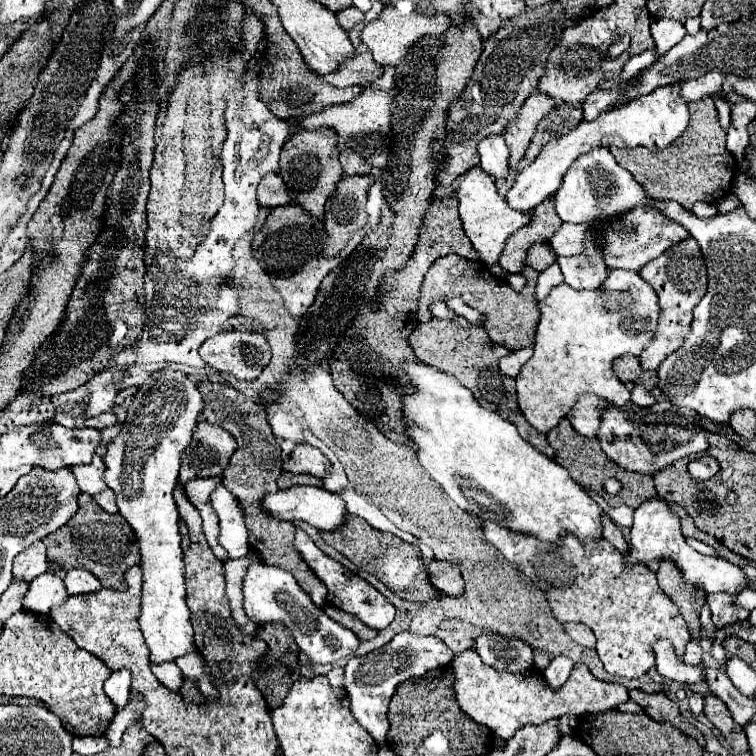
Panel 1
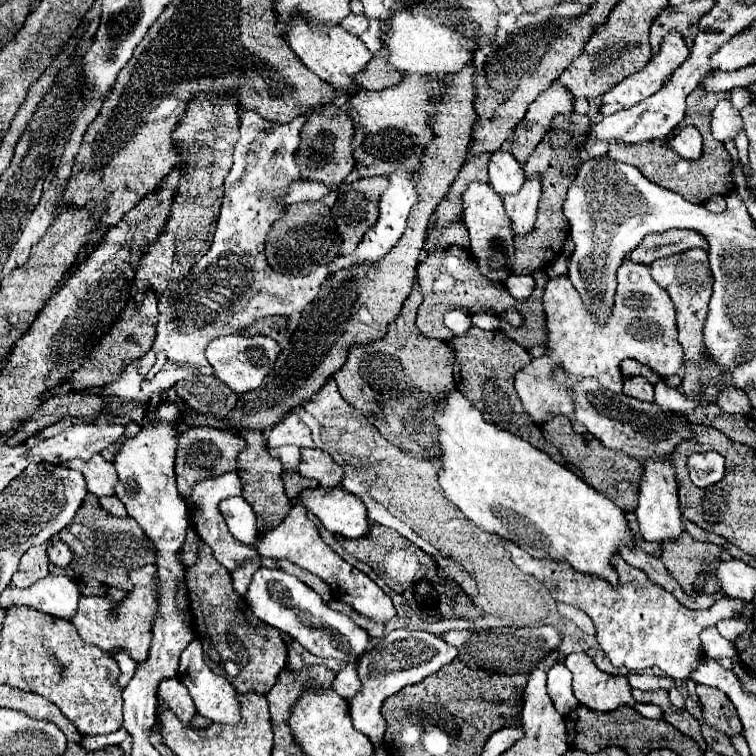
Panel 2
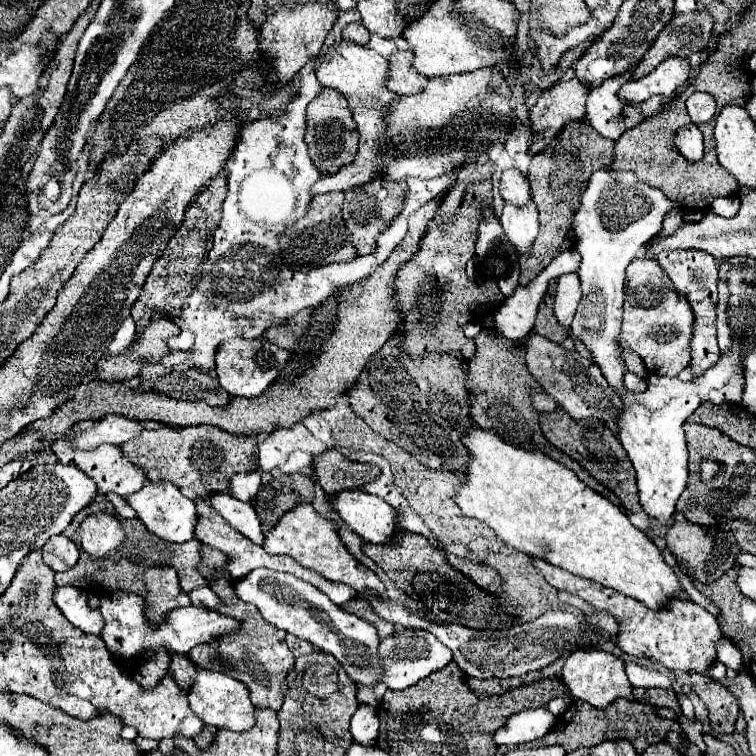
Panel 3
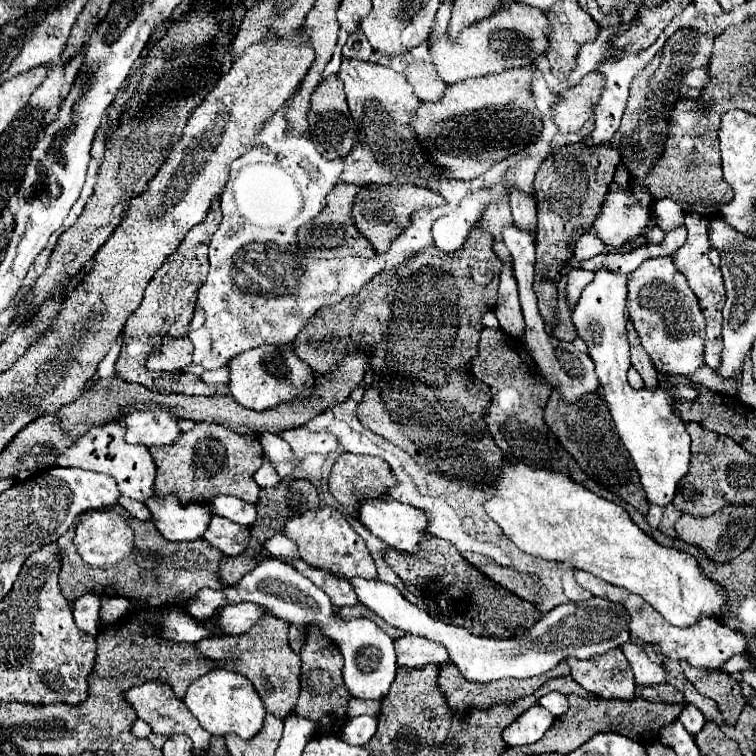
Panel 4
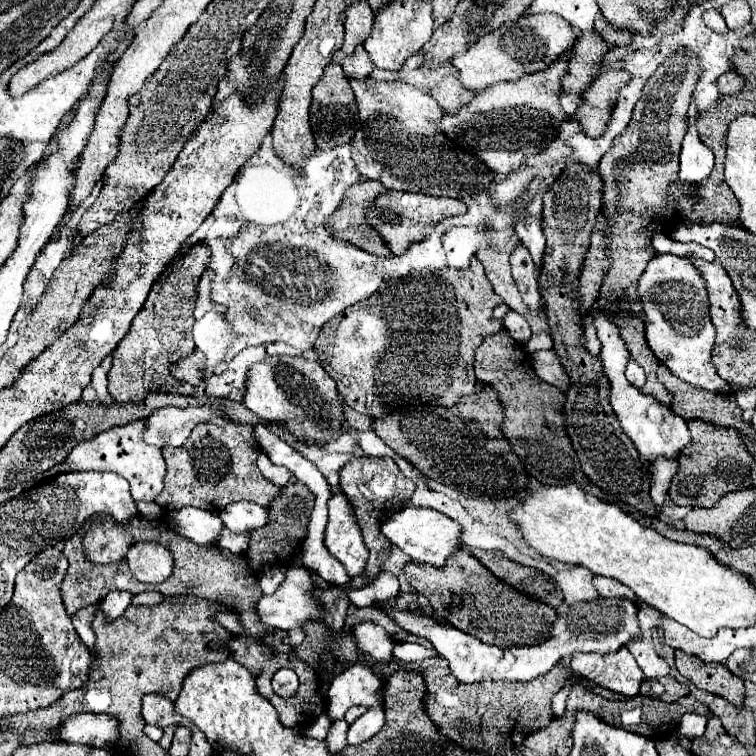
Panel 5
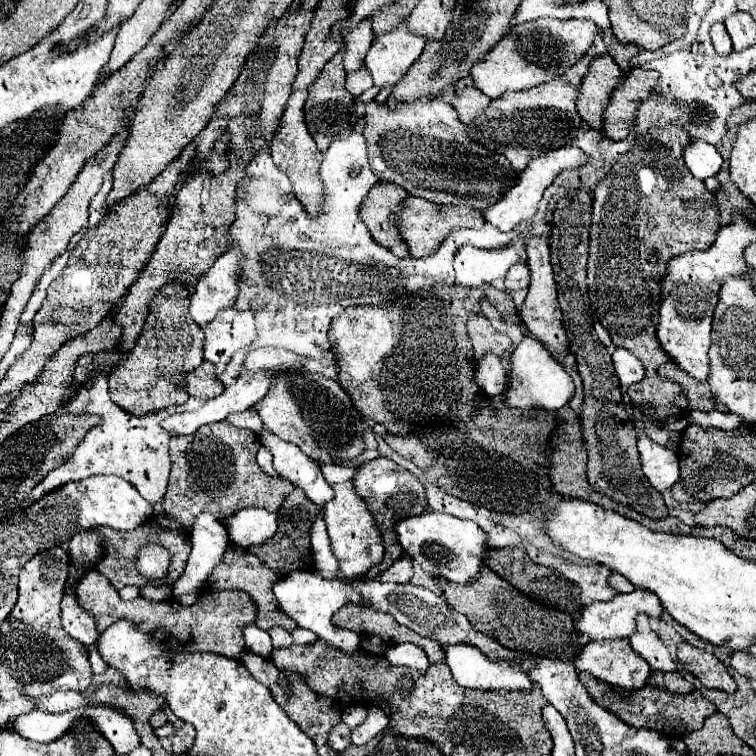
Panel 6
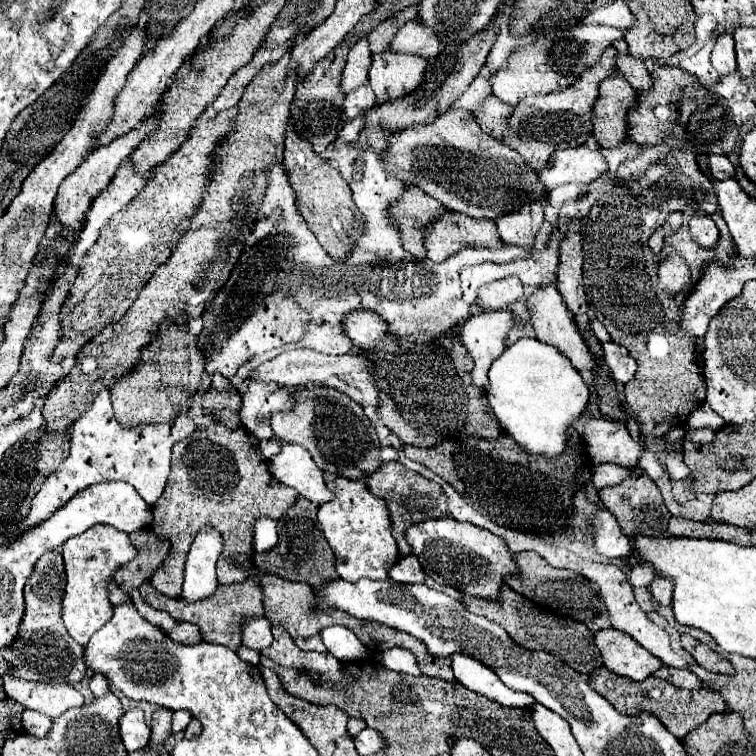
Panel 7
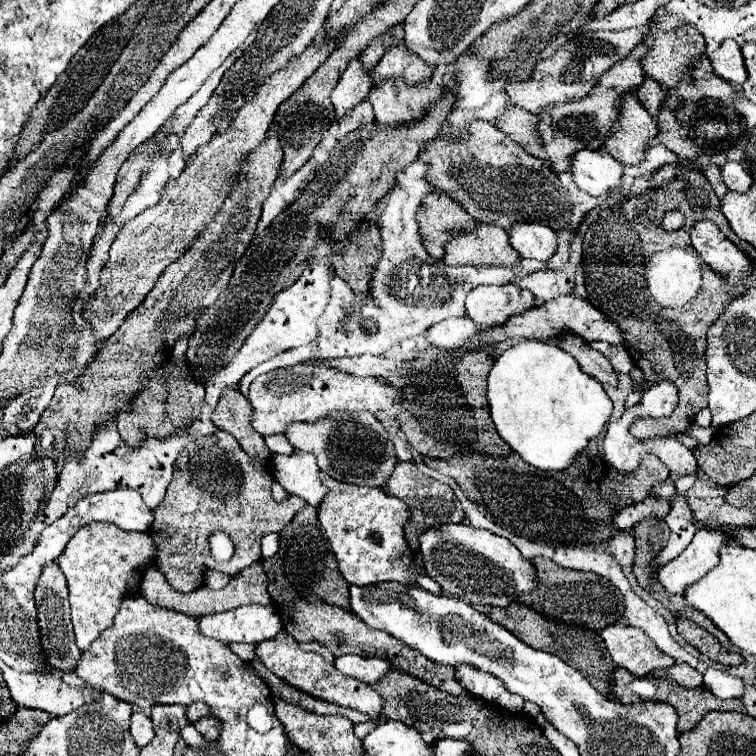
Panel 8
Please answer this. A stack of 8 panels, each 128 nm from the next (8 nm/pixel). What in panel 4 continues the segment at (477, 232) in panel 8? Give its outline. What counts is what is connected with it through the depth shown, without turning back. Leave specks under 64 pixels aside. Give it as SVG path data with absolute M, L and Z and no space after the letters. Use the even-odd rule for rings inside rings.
M386 184L386 186L364 186L356 194L352 204L352 216L356 228L366 236L372 244L374 252L384 254L390 248L390 242L410 224L410 214L422 206L442 206L446 200L434 194L428 188L420 188L414 184Z

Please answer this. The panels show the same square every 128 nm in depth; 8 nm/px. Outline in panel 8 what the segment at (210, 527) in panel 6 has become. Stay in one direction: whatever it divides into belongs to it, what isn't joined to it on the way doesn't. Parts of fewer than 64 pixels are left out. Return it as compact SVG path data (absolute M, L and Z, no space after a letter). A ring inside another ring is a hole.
M206 570L204 574L202 574L202 584L206 586L206 588L210 588L210 590L220 590L220 588L224 588L228 582L230 582L230 576L224 576L222 572L216 572L216 570Z

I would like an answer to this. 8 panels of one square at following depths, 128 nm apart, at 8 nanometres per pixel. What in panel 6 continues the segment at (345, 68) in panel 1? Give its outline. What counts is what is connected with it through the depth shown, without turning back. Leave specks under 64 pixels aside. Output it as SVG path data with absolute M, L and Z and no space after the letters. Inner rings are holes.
M466 86L460 92L456 92L452 106L456 108L458 118L464 120L464 124L468 124L468 120L474 120L474 116L478 116L480 112L484 112L484 108L488 108L488 100L490 98L478 92L478 88Z

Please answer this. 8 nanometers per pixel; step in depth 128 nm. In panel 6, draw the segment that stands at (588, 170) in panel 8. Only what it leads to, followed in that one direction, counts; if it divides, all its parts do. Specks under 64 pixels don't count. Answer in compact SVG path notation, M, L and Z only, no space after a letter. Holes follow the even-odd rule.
M566 146L566 148L558 148L558 150L550 150L548 154L544 156L538 156L536 160L532 160L514 180L512 188L496 202L492 204L490 208L486 208L482 214L486 218L488 224L496 226L498 230L502 232L510 232L516 224L524 222L524 220L530 220L536 210L538 210L538 202L542 200L542 194L544 190L552 184L552 178L556 174L560 174L562 170L572 170L572 168L578 168L580 164L584 164L588 160L588 156L580 150L580 148L574 148L574 146Z

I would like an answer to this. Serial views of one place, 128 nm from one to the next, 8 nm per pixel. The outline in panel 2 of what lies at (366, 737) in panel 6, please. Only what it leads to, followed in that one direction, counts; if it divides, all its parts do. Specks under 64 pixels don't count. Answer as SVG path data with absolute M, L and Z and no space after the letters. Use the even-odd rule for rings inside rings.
M392 630L388 636L384 636L382 642L378 642L372 650L362 654L360 662L356 664L360 688L356 696L350 700L350 716L356 730L364 732L376 748L382 746L386 720L380 714L380 706L384 704L384 700L396 694L398 690L402 690L404 686L420 682L428 674L438 672L456 656L458 656L458 650L446 644L440 636L434 636L430 632L416 632L416 630Z

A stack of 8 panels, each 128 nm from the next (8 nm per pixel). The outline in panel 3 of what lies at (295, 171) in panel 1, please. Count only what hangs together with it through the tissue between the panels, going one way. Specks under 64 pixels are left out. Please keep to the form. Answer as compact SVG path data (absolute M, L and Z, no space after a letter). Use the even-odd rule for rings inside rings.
M322 88L322 92L308 104L306 124L308 128L304 140L308 144L308 156L322 174L334 174L340 168L352 164L358 150L358 130L348 110L348 104L344 104L344 98L338 92Z

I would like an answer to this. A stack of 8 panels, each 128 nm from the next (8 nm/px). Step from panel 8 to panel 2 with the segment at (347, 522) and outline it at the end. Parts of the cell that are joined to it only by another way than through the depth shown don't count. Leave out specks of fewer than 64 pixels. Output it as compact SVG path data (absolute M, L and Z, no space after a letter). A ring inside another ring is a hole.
M298 504L292 506L290 514L284 518L284 522L278 528L268 532L268 536L258 538L256 548L266 558L288 558L290 562L320 576L330 586L334 598L346 602L356 612L364 614L366 618L370 618L374 622L386 624L396 614L390 596L386 596L366 574L362 574L360 570L356 570L348 562L344 562L336 552L332 552L332 548L326 546L324 540L320 538L314 522L308 518L308 512L304 512L304 508L300 508Z

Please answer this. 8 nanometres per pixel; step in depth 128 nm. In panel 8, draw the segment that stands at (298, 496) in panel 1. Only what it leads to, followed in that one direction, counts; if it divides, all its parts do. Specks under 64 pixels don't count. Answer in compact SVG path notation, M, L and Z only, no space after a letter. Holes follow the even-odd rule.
M442 524L426 530L418 540L426 574L450 596L480 606L506 608L518 594L530 592L536 586L536 570L532 568L532 562L522 558L520 550L516 550L510 540L488 530L468 524Z

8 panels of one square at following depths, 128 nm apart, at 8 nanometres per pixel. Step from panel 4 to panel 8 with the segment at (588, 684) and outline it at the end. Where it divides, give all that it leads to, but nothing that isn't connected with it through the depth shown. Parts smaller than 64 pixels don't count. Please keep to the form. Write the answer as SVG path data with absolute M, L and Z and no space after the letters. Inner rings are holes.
M614 624L604 628L600 636L614 664L626 668L638 678L674 664L670 656L664 656L656 646L652 646L652 640L648 640L648 636L636 628Z

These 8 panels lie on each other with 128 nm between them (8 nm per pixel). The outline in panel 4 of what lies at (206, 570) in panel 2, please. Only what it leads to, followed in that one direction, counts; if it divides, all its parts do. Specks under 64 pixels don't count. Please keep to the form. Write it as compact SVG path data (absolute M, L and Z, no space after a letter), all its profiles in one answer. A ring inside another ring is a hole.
M266 614L244 636L208 638L198 642L196 650L212 662L220 662L222 658L226 658L226 670L238 672L254 684L266 712L276 714L278 718L286 718L292 712L296 696L300 692L300 656L292 652L288 644L288 626L290 624L284 624L284 620Z

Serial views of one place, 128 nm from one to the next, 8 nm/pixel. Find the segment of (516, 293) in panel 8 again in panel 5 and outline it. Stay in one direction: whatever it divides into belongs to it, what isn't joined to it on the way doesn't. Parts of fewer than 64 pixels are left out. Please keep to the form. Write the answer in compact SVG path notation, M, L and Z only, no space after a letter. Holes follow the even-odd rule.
M516 244L510 254L510 266L512 276L518 284L518 290L522 294L522 300L530 308L542 306L542 296L538 292L538 278L536 278L536 264L532 262L532 256L524 244Z

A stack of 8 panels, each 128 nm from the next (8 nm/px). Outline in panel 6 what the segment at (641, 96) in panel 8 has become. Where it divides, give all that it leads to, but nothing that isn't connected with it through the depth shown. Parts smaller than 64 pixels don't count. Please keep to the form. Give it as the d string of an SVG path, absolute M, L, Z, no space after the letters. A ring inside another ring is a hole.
M610 28L602 32L602 38L604 38L604 44L606 44L608 54L610 54L610 56L620 64L620 68L626 72L626 70L630 68L630 56L636 56L636 54L638 54L638 46L618 42L618 38L612 34Z

